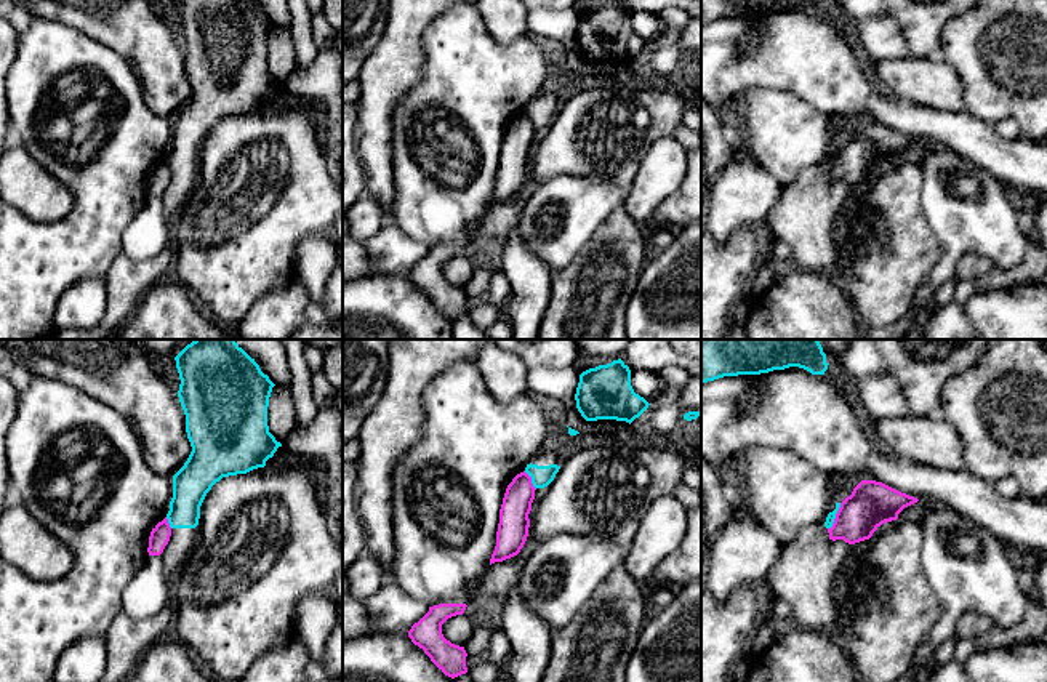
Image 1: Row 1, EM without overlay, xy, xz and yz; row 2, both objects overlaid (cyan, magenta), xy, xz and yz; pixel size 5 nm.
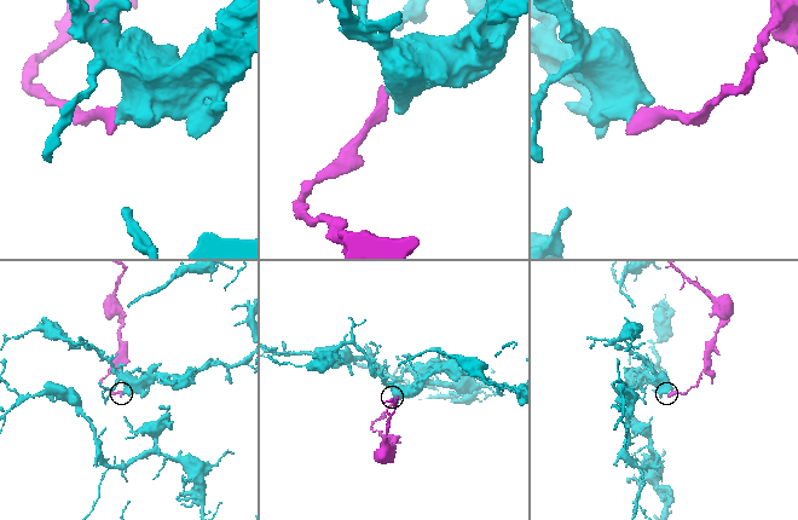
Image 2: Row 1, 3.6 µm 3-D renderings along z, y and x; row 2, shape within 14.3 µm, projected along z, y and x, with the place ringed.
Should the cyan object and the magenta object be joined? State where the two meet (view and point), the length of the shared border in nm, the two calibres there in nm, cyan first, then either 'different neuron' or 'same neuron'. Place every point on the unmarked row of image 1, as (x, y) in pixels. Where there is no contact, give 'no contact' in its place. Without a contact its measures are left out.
yz (834, 157) | 150 nm | 50/220 nm | different neuron

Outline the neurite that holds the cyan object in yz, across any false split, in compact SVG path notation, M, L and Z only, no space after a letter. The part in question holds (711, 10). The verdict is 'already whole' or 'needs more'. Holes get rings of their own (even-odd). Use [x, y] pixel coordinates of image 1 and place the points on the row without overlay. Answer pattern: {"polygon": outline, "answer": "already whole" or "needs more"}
{"polygon": "M701 0L701 24L724 18L760 16L773 11L799 8L812 16L824 16L826 0Z", "answer": "already whole"}

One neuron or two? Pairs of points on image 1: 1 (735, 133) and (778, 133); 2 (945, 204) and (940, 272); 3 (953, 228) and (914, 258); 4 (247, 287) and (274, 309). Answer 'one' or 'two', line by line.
1: two
2: one
3: two
4: two

